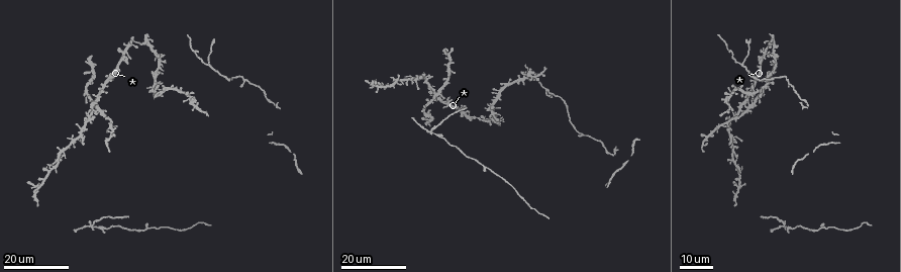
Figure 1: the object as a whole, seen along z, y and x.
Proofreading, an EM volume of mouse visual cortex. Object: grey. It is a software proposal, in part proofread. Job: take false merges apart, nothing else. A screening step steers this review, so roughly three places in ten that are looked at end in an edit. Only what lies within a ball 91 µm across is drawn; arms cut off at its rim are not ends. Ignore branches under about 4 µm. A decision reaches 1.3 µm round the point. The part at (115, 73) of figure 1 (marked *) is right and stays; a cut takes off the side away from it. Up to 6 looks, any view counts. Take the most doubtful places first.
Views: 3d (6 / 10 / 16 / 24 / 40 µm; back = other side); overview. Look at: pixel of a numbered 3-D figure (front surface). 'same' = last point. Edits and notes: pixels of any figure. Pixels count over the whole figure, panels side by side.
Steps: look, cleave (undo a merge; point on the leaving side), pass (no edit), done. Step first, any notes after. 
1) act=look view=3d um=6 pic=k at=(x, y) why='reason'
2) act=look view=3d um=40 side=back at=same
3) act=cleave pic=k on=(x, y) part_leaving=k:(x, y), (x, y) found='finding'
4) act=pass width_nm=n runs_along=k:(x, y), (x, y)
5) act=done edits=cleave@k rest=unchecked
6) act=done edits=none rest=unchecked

act=look view=3d um=24 pic=1 at=(784, 226) why='four or more arms meet'

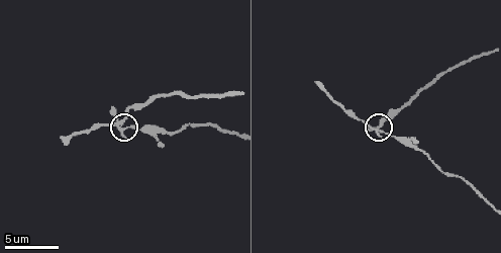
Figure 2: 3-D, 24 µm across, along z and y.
act=look view=3d um=10 pic=2 at=(121, 126)

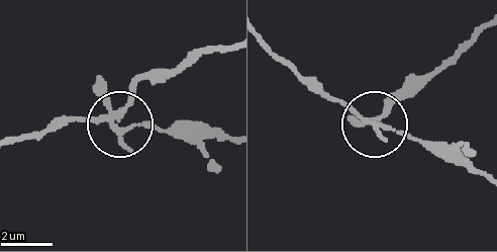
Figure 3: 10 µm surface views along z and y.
act=cleave pic=3 on=(106, 88) side_arm_um=16 part_leaving=3:(369, 124), (480, 30) found='two cells meet here'

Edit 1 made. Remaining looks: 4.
act=look view=3d um=24 pic=1 at=(729, 93) why='four or more arms meet'

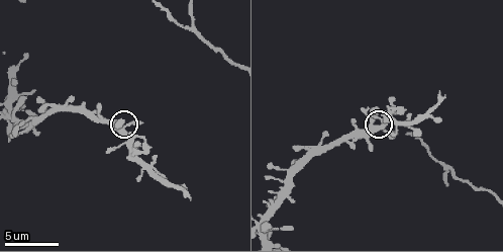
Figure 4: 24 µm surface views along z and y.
act=look view=3d um=6 pic=4 at=(124, 130)

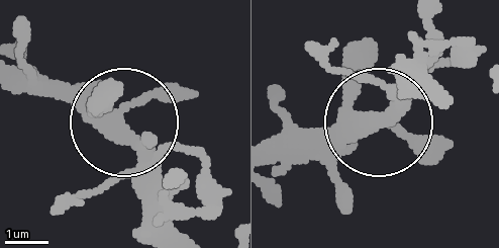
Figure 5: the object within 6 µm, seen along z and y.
act=look view=3d um=6 side=back pic=5 at=(373, 122) why='other side'

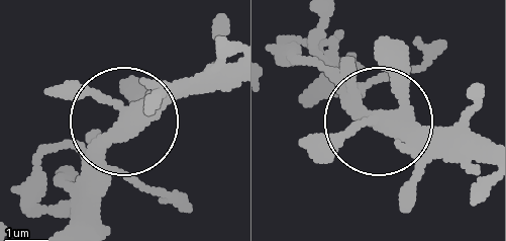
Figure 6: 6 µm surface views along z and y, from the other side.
act=pass arms=4 runs_along=6:(481, 159), (415, 155), (300, 43) found='continuous, no second cell'

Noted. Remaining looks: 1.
act=look view=3d um=10 pic=4 at=(193, 30) why='arms part here'

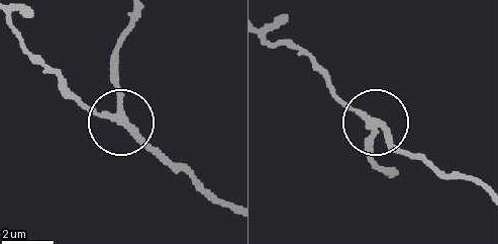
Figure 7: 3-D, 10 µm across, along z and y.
act=pass side_arm_um=9 found='all the same cell'

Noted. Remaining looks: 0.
act=done edits=cleave@3 rest=unchecked

